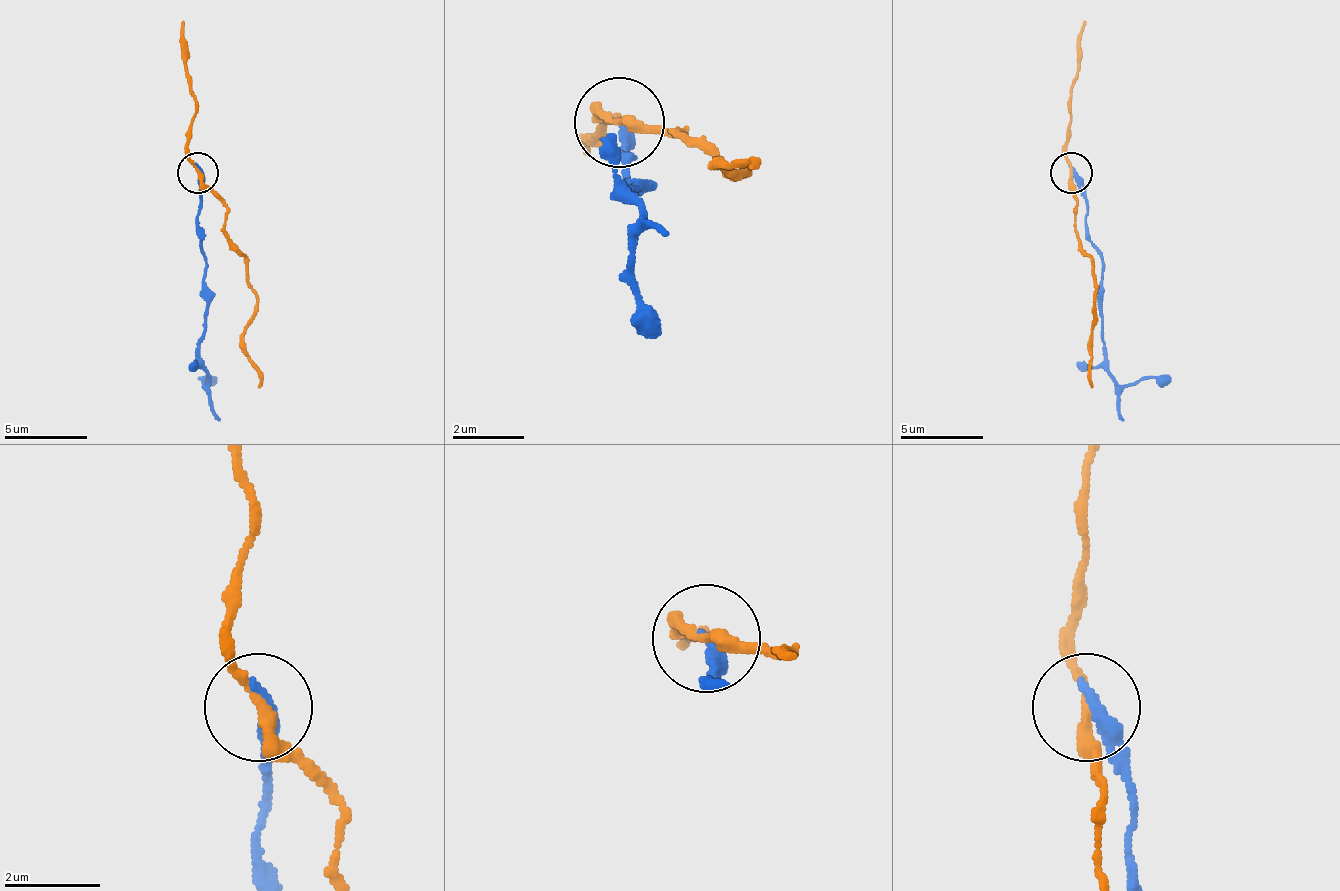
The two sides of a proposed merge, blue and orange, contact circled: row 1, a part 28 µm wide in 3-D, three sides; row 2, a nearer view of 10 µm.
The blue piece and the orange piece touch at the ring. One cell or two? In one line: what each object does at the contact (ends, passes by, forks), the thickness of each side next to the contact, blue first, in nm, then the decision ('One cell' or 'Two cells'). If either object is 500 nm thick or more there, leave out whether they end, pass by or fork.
At the ring blue ends. At the ring orange passes by. Thickness 360 nm (blue) against 220 nm. Two cells

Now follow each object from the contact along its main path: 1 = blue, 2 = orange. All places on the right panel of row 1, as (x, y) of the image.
1: (1070, 169), (1086, 203), (1086, 236), (1103, 261), (1103, 369), (1120, 386), (1157, 378), (1170, 382)
2: (1070, 174), (1078, 203), (1078, 249), (1095, 265), (1090, 386)

